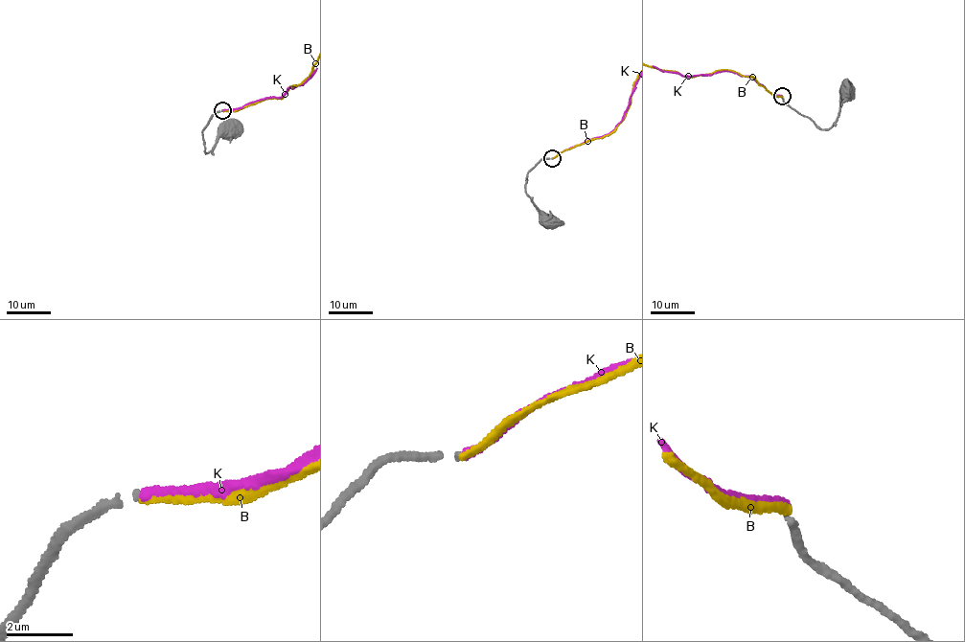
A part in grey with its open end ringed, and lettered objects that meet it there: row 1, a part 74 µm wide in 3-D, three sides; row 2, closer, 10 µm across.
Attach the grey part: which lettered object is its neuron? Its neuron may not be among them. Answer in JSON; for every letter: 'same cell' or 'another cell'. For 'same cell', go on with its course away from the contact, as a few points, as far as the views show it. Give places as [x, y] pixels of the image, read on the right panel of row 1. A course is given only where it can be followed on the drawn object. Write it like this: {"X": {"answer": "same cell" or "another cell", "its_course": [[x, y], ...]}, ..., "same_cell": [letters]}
{"B": {"answer": "same cell"}, "K": {"answer": "another cell"}, "same_cell": ["B"]}

